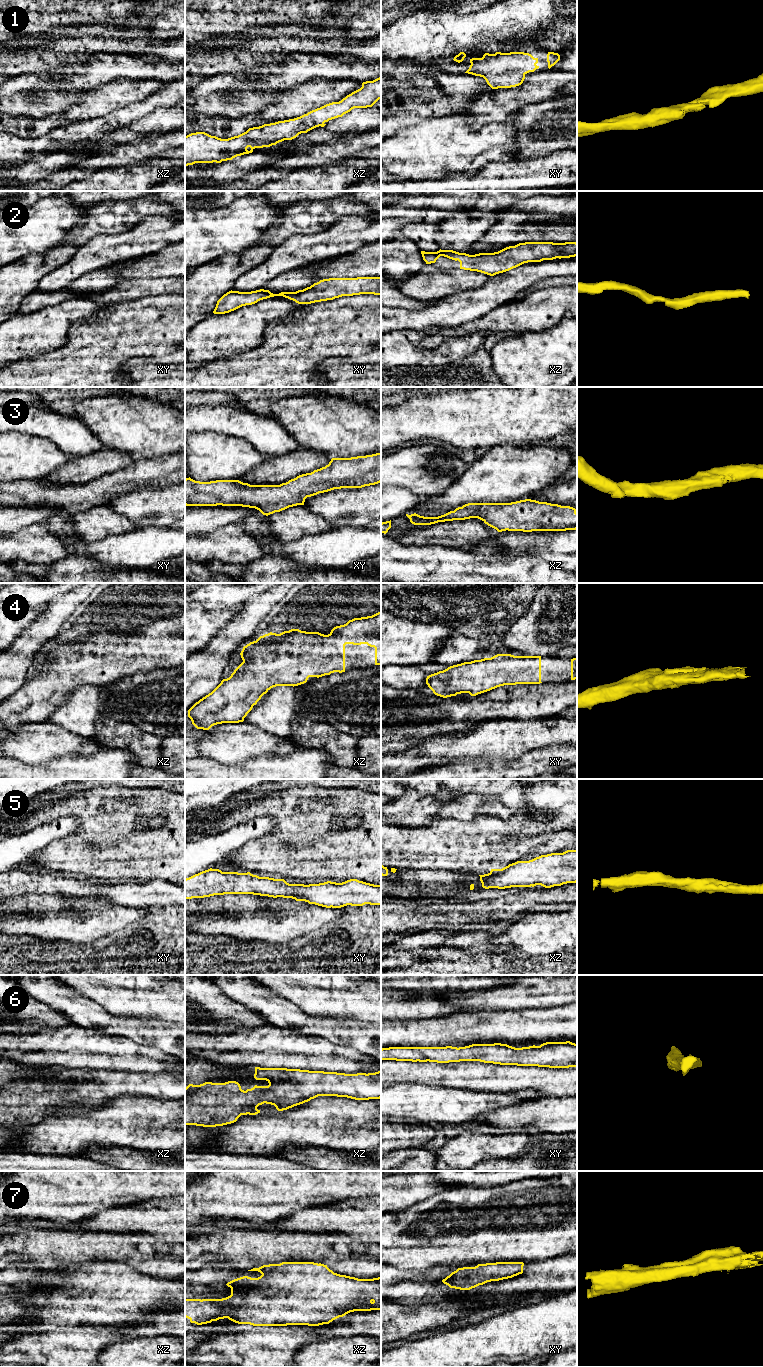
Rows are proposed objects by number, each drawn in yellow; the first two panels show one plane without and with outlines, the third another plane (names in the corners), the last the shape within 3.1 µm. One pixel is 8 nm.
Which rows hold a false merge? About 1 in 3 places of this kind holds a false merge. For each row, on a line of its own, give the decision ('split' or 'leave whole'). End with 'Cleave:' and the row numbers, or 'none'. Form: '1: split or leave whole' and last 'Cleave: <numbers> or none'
1: leave whole
2: leave whole
3: leave whole
4: leave whole
5: leave whole
6: leave whole
7: leave whole
Cleave: none

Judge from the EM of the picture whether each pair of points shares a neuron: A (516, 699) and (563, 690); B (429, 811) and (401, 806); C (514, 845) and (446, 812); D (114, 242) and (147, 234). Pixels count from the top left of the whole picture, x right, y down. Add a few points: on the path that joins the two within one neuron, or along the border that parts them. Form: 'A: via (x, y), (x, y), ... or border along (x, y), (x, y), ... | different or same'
A: via (528, 699), (551, 699) | same
B: via (422, 815), (410, 815), (408, 813) | same
C: border along (442, 818), (456, 818), (464, 821), (474, 820) | different
D: via (122, 242), (139, 240) | same

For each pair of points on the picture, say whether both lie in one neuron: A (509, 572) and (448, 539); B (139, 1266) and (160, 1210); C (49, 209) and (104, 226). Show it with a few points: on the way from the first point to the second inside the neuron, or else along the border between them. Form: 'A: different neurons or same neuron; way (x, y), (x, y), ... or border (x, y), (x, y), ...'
A: different neurons; border (444, 546), (468, 550)
B: different neurons; border (128, 1232), (146, 1232), (173, 1242)
C: different neurons; border (83, 206), (85, 214), (65, 236)

